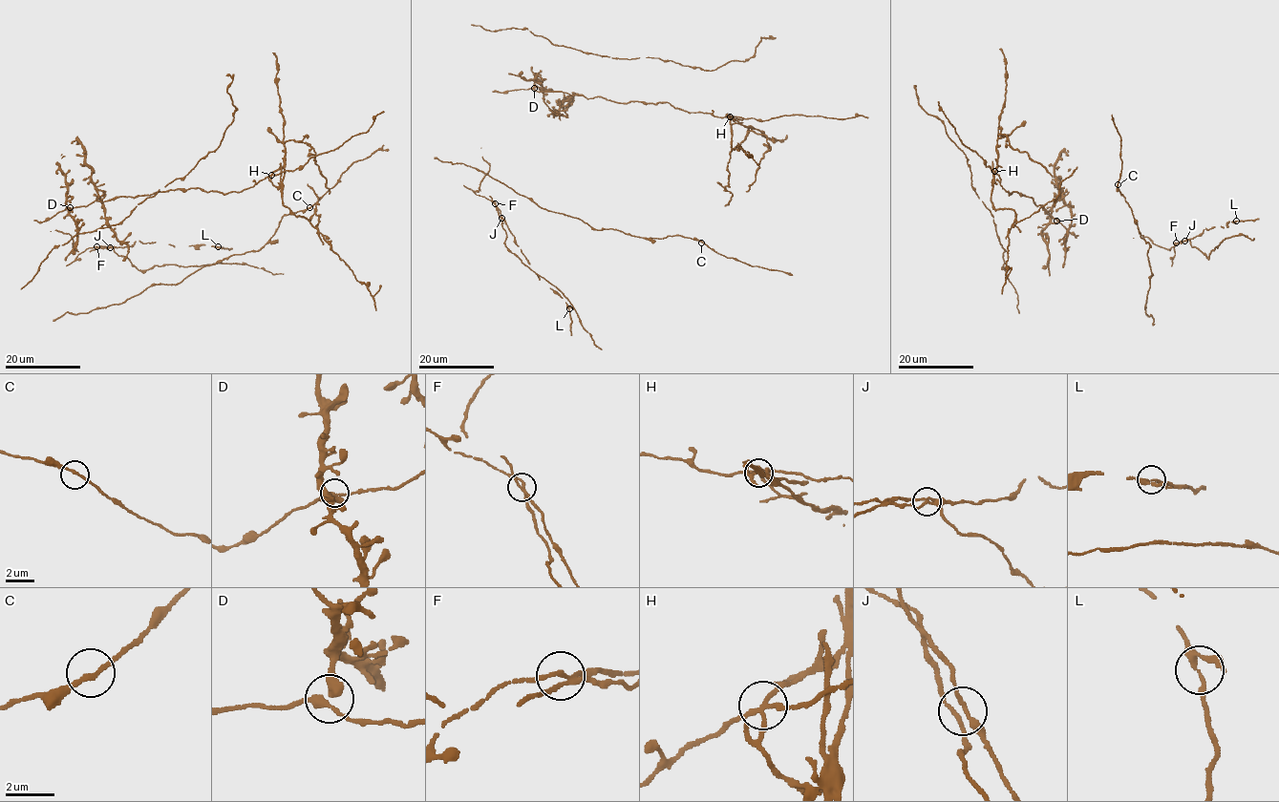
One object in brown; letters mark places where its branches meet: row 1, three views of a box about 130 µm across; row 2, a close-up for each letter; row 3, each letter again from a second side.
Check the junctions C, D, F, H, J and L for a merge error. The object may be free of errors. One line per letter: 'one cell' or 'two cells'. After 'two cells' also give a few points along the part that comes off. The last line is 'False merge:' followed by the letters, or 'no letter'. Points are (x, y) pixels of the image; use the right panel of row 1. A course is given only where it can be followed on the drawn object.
C: one cell
D: one cell
F: one cell
H: two cells; foreign part runs (994, 172), (991, 200), (995, 210), (1012, 208), (1015, 219), (1008, 233), (1008, 270), (1001, 293)
J: one cell
L: one cell
False merge: H

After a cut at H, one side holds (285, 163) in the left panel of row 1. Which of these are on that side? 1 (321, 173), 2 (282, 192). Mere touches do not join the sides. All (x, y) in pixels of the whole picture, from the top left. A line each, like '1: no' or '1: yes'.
1: yes
2: yes

